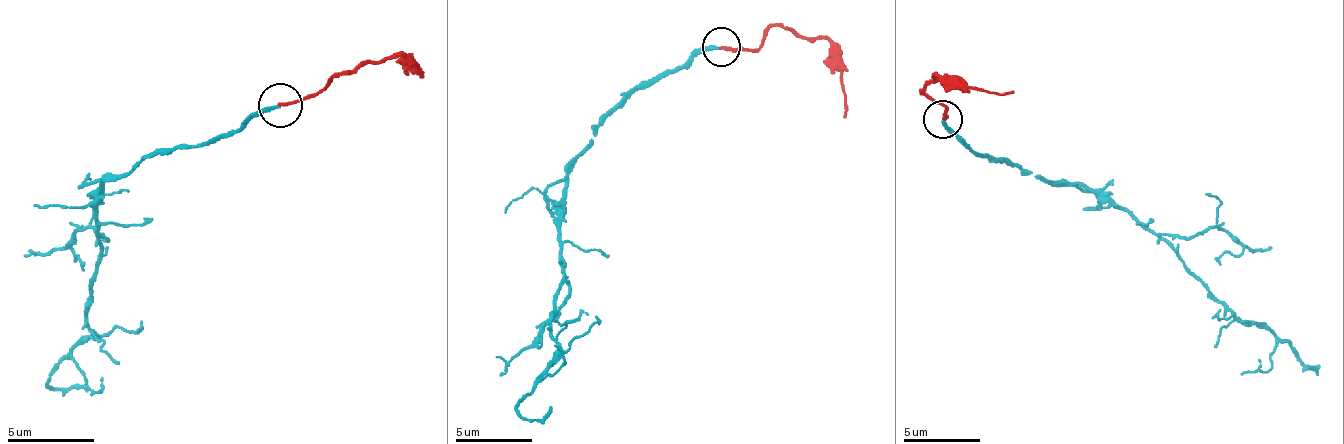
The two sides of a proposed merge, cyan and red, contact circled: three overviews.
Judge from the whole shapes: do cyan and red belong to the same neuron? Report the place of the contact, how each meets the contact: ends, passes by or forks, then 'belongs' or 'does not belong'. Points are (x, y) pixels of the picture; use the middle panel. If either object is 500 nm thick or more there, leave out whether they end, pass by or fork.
at (721, 46); cyan ends there; red ends there; does not belong

